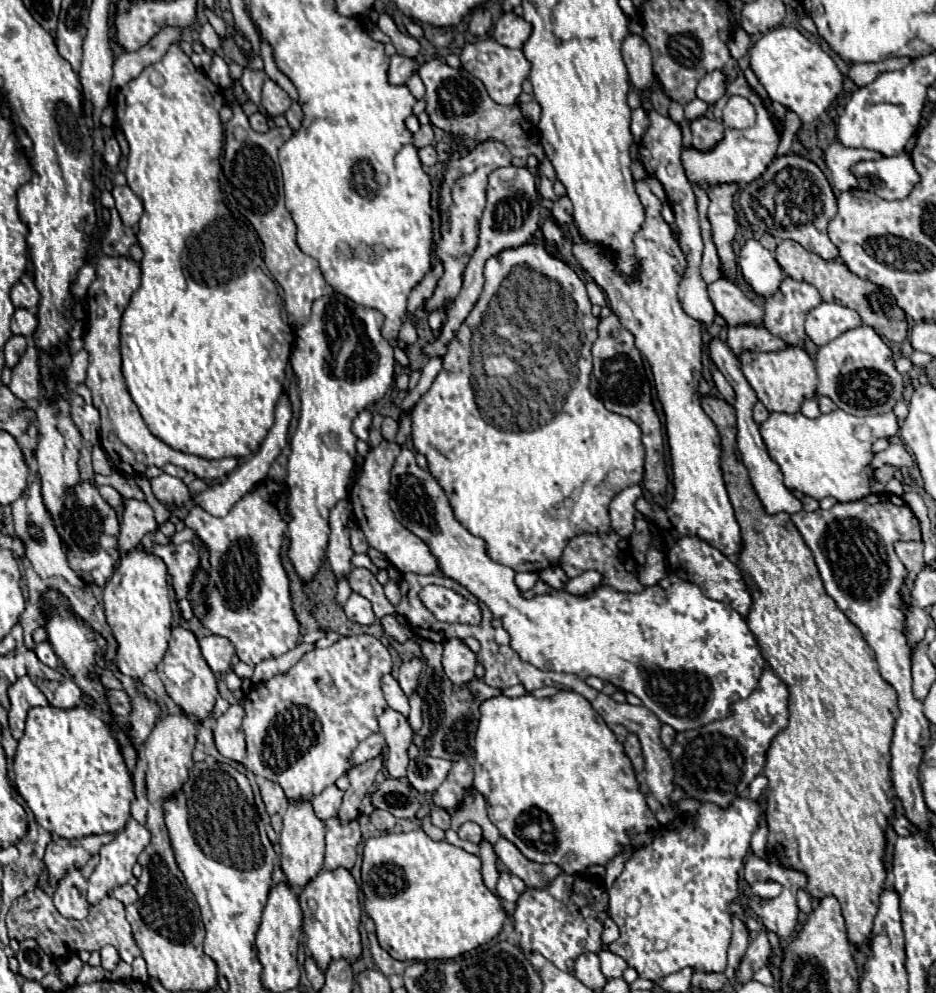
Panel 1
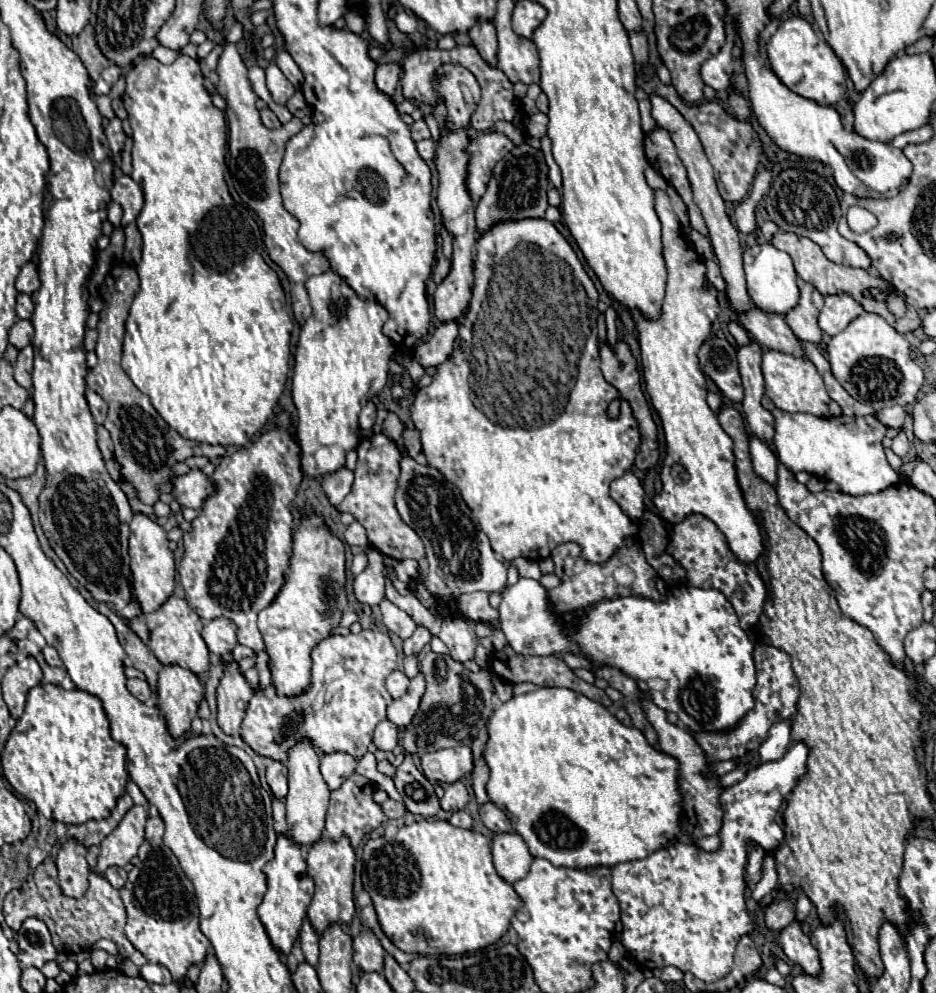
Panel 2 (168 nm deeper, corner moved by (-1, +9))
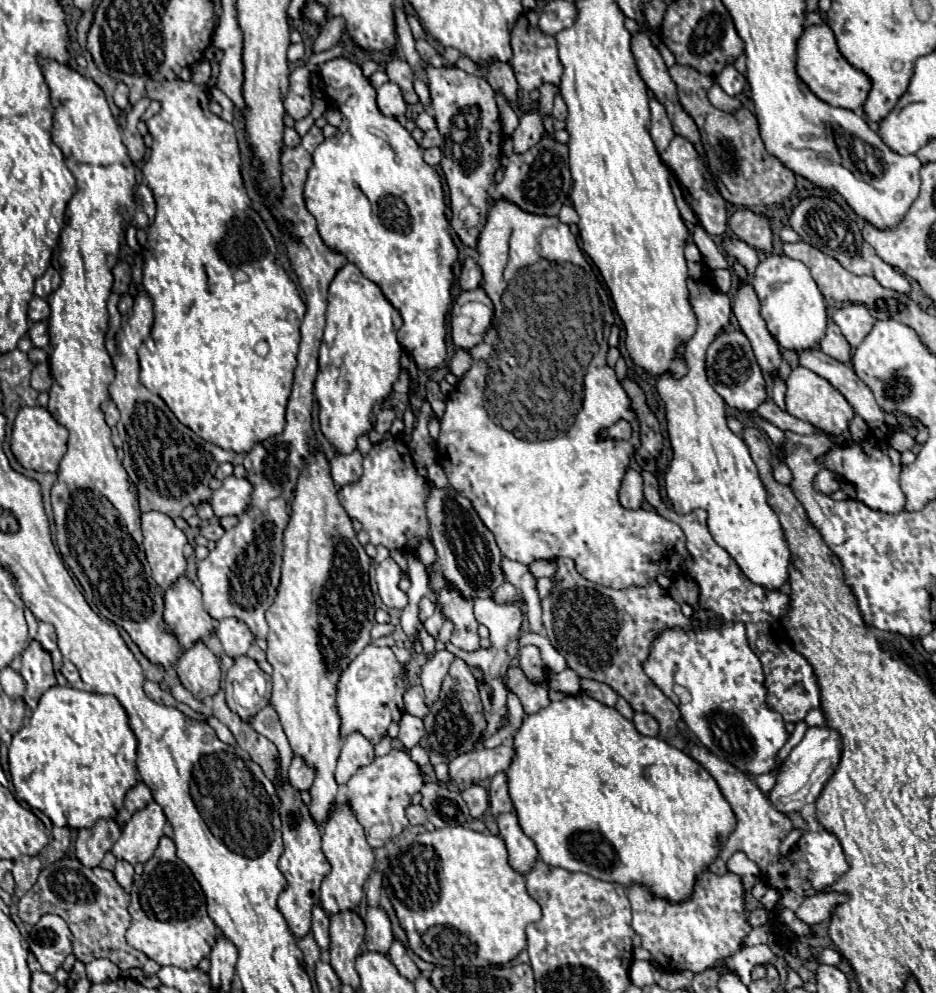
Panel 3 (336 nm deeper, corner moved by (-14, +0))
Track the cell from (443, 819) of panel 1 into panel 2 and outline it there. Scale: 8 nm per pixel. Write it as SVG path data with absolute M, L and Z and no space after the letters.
M453 782L447 786L443 798L441 798L441 808L447 812L457 812L463 810L469 804L469 792L463 782Z

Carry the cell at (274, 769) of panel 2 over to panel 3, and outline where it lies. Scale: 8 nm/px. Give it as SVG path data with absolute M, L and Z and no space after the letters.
M292 759L292 763L290 763L290 769L288 769L288 781L290 781L290 785L296 789L296 791L308 791L310 789L310 785L312 785L312 779L314 779L314 775L312 775L312 769L302 761L302 759Z

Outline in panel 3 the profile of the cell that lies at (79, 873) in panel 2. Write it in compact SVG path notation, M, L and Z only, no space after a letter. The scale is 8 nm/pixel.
M100 819L92 829L80 829L76 839L78 861L88 869L98 867L102 857L112 849L118 837L120 837L120 825L114 819L112 821Z

